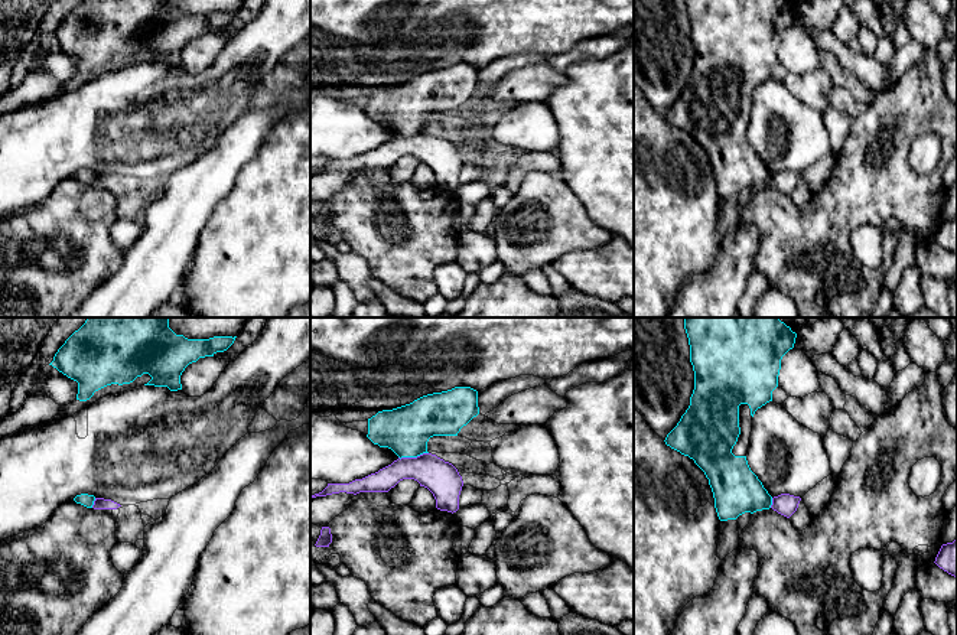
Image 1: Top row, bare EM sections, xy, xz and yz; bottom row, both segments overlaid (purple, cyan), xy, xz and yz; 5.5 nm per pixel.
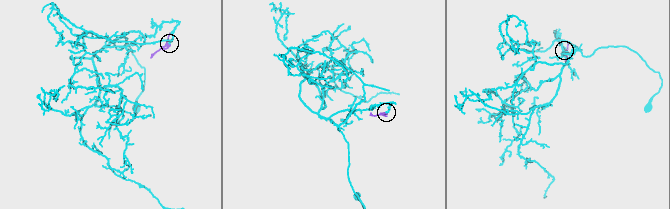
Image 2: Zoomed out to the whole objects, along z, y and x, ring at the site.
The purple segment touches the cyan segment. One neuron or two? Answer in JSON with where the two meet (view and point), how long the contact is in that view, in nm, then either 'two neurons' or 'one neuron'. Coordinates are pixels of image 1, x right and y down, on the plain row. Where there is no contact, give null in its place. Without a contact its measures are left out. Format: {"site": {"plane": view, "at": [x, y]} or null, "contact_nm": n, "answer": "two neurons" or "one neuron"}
{"site": {"plane": "xz", "at": [413, 134]}, "contact_nm": 170, "answer": "two neurons"}

